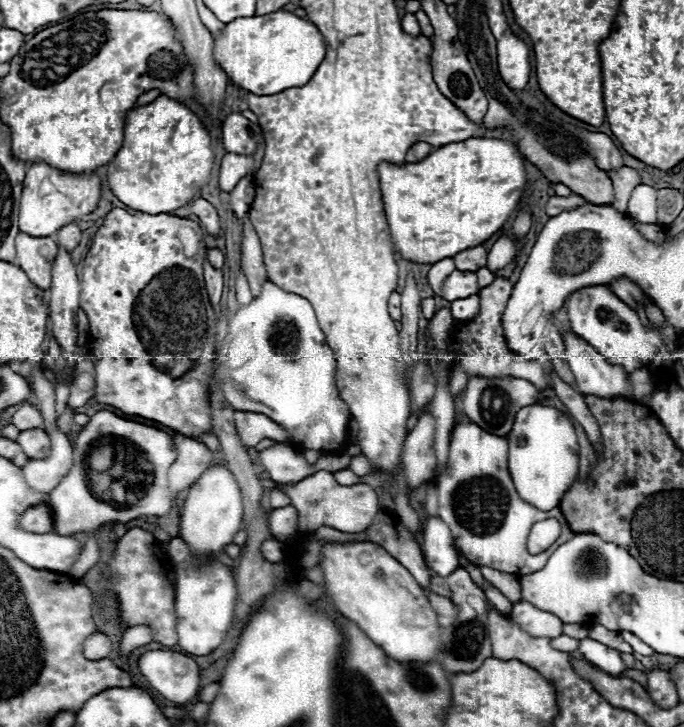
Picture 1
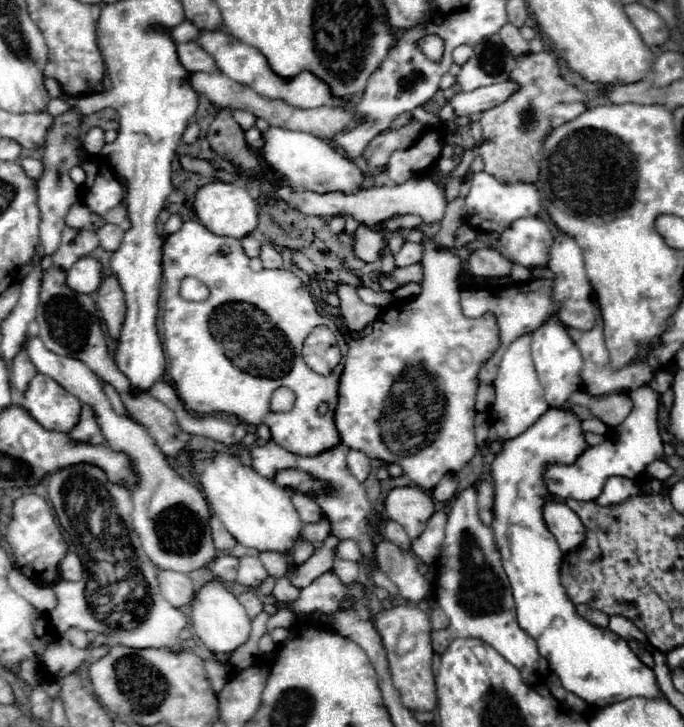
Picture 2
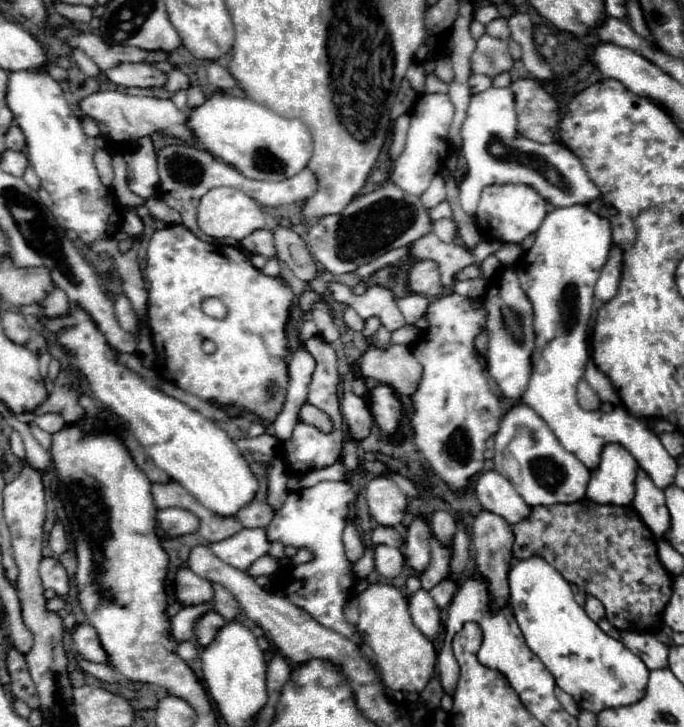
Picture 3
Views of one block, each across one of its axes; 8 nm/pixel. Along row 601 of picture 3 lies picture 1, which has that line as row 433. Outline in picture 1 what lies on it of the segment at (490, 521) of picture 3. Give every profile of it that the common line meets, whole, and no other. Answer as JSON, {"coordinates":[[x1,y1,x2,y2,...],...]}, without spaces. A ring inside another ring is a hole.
{"coordinates":[[512,376,508,378,470,378,462,394,464,412,470,418,470,422,478,424,482,430,496,434,496,436,506,436,512,430,516,412,536,402,538,402,538,390,534,388,534,384,522,378,512,378]]}

